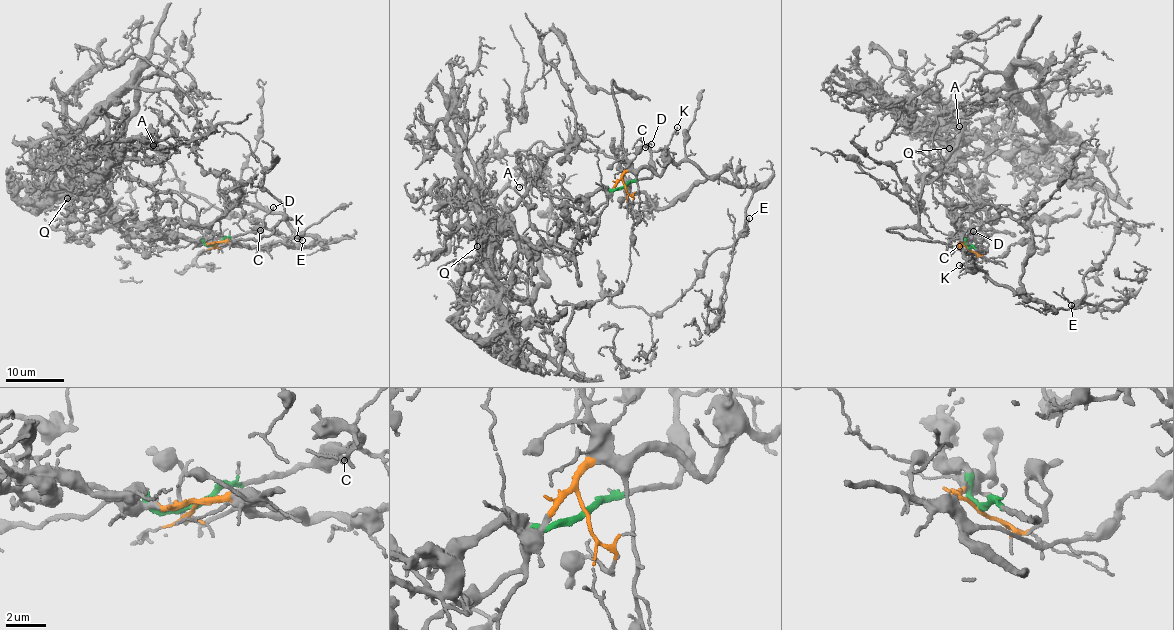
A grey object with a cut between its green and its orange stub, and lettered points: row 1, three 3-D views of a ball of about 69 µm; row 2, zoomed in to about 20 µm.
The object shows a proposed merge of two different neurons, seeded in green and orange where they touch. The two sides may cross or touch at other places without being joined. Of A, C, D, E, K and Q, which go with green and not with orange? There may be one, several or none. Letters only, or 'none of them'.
A, C, D, K, Q

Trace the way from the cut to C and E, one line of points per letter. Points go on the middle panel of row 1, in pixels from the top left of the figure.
C: (624, 185), (651, 177), (653, 165), (649, 150), (644, 147)
E: (624, 185), (636, 169), (658, 175), (689, 161), (752, 190), (745, 226), (749, 217)

